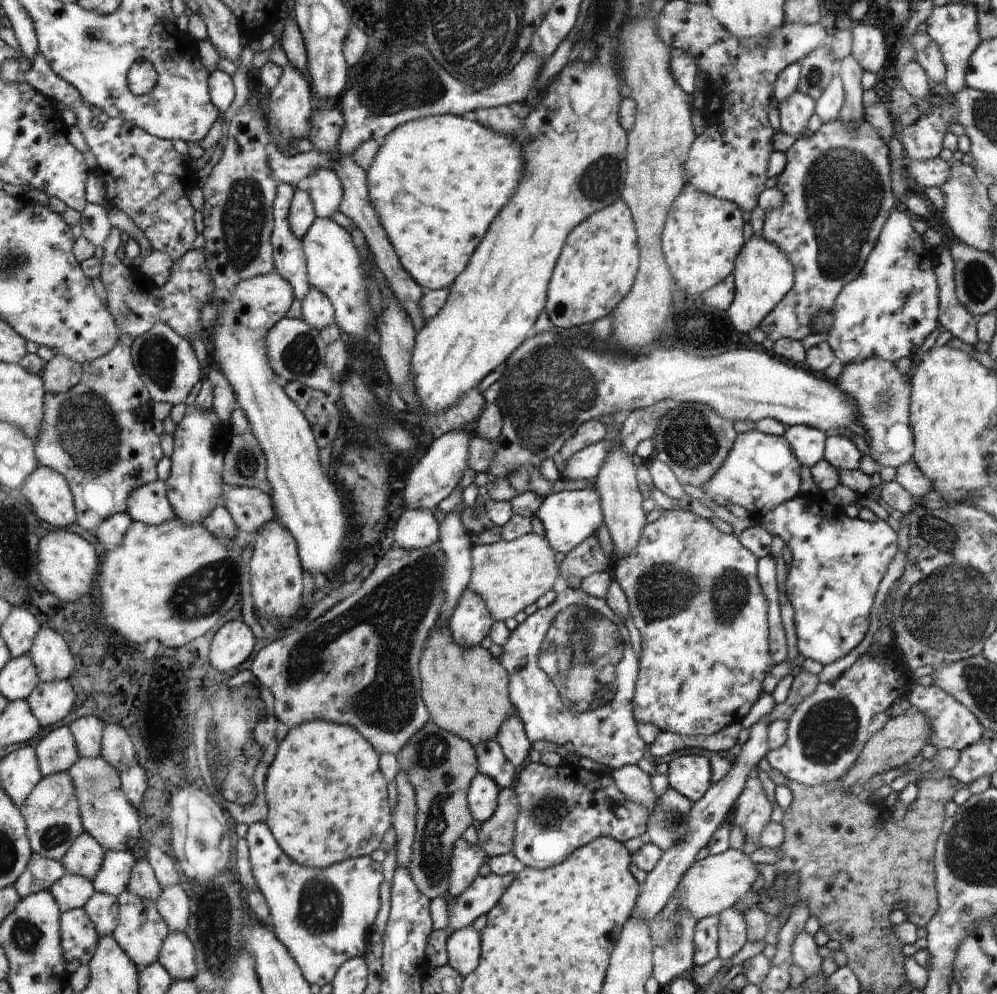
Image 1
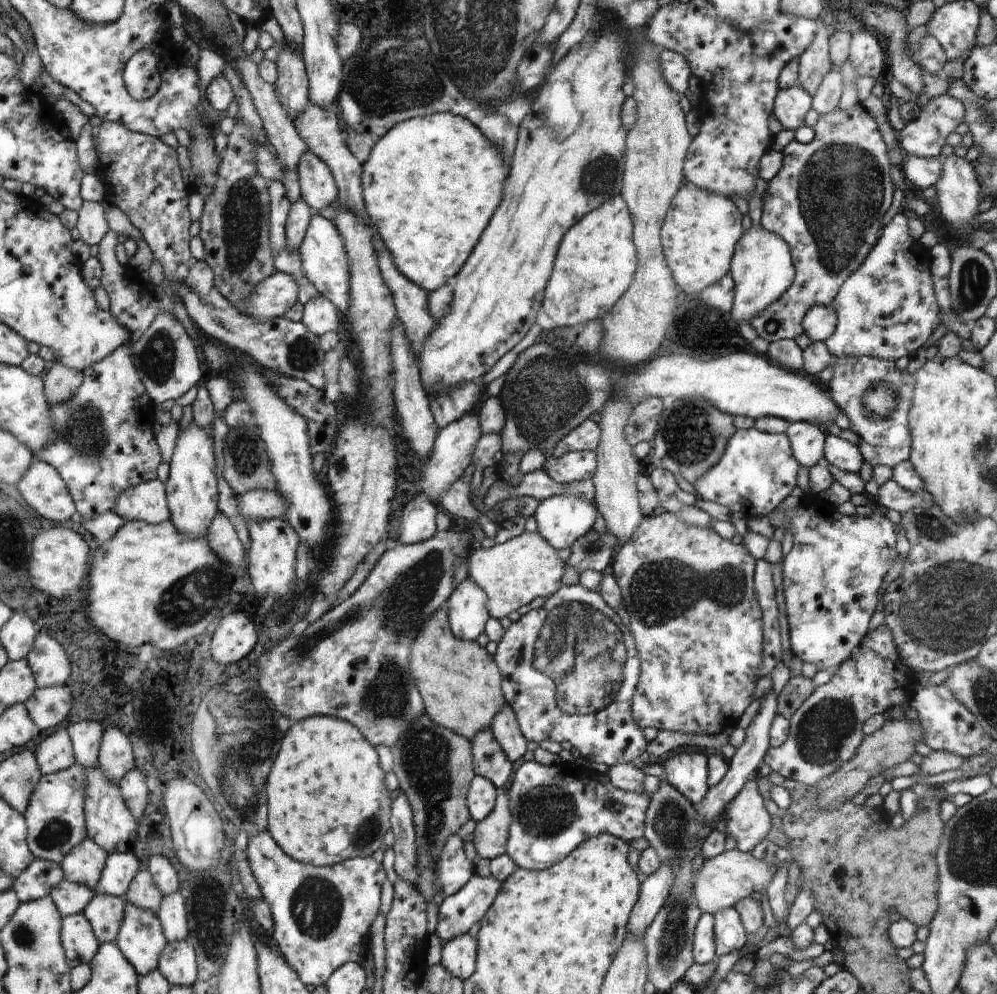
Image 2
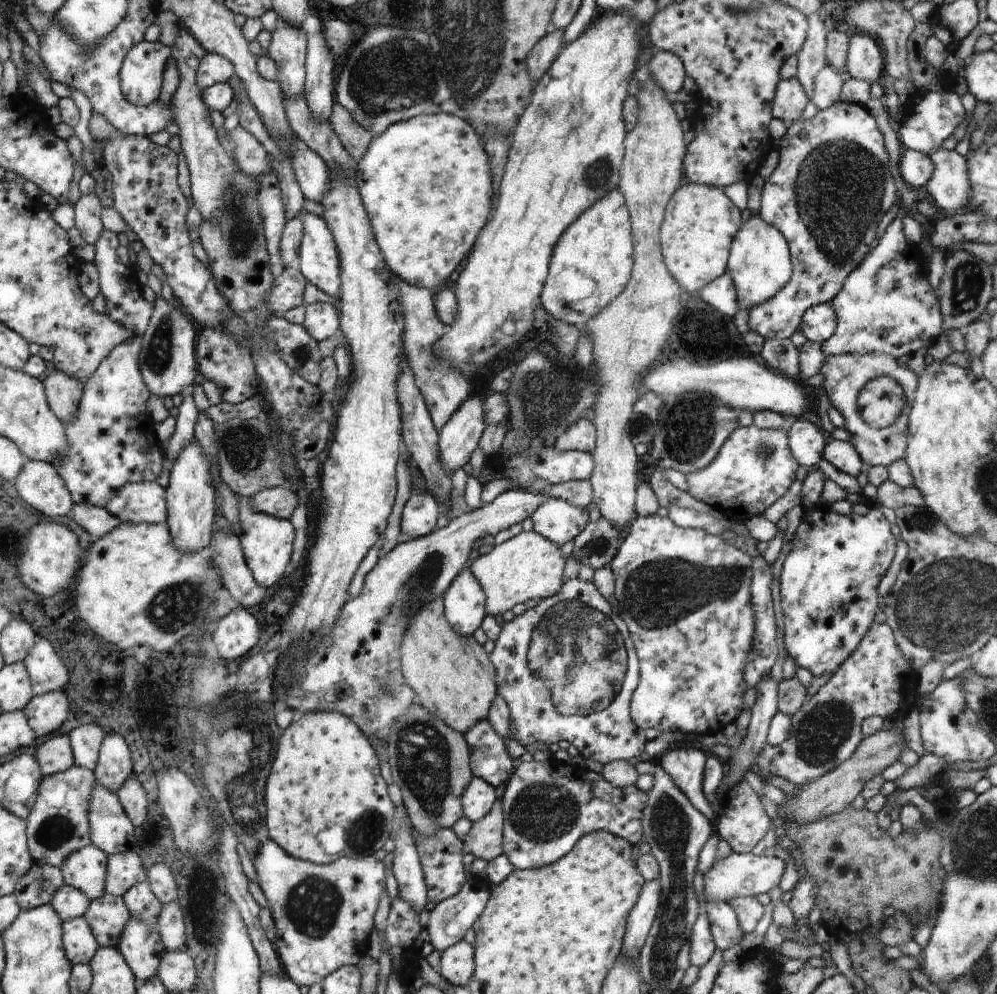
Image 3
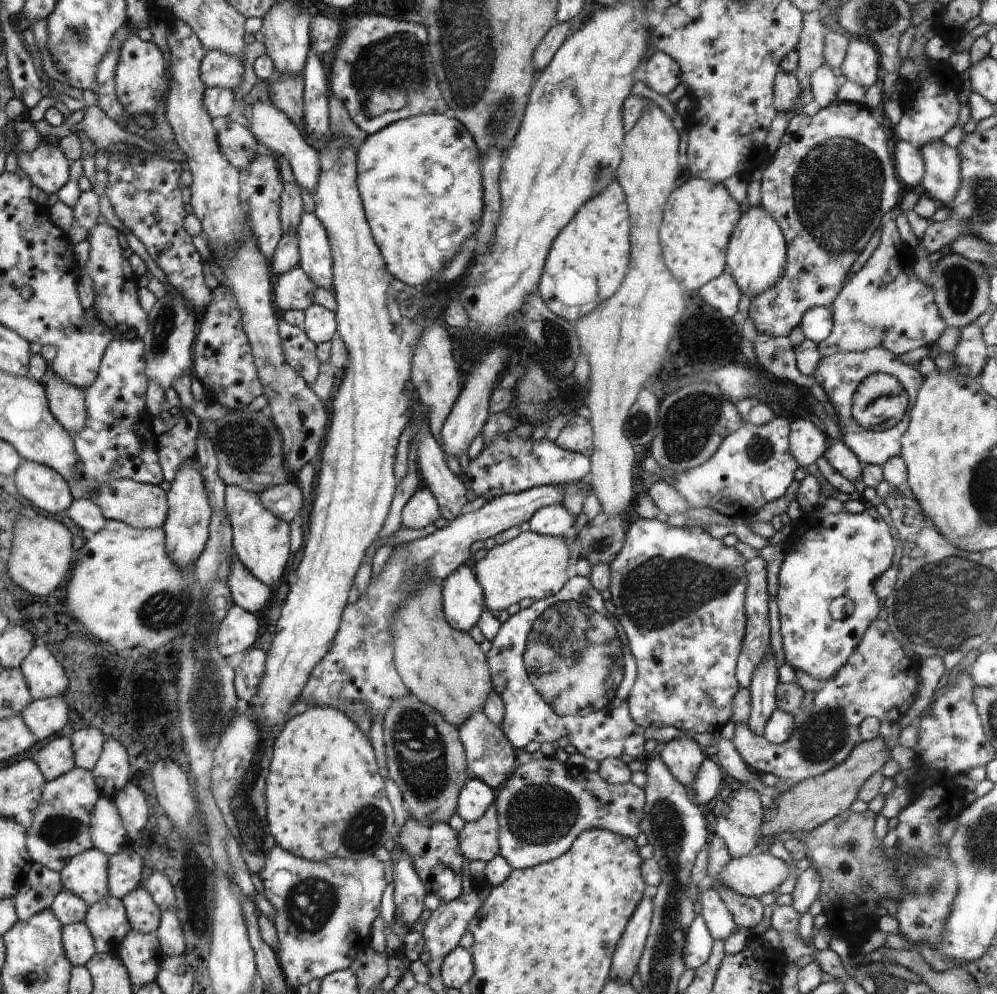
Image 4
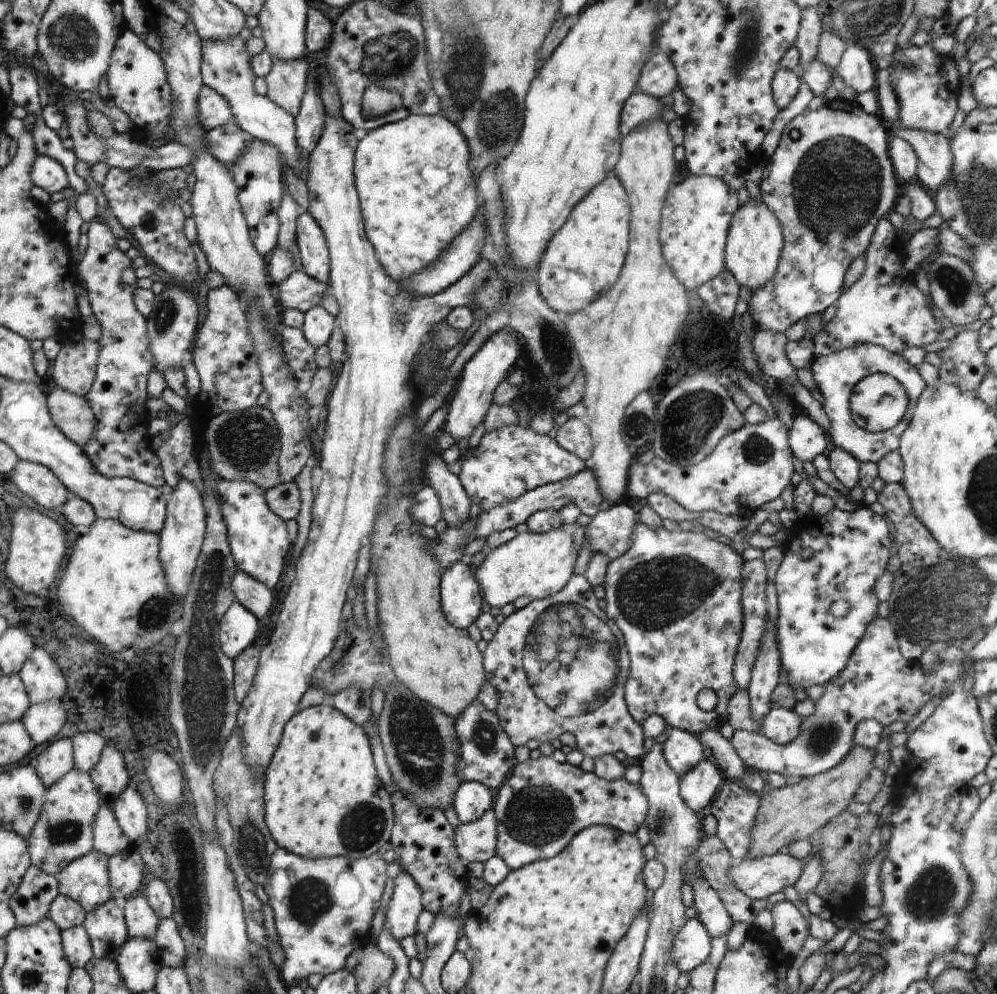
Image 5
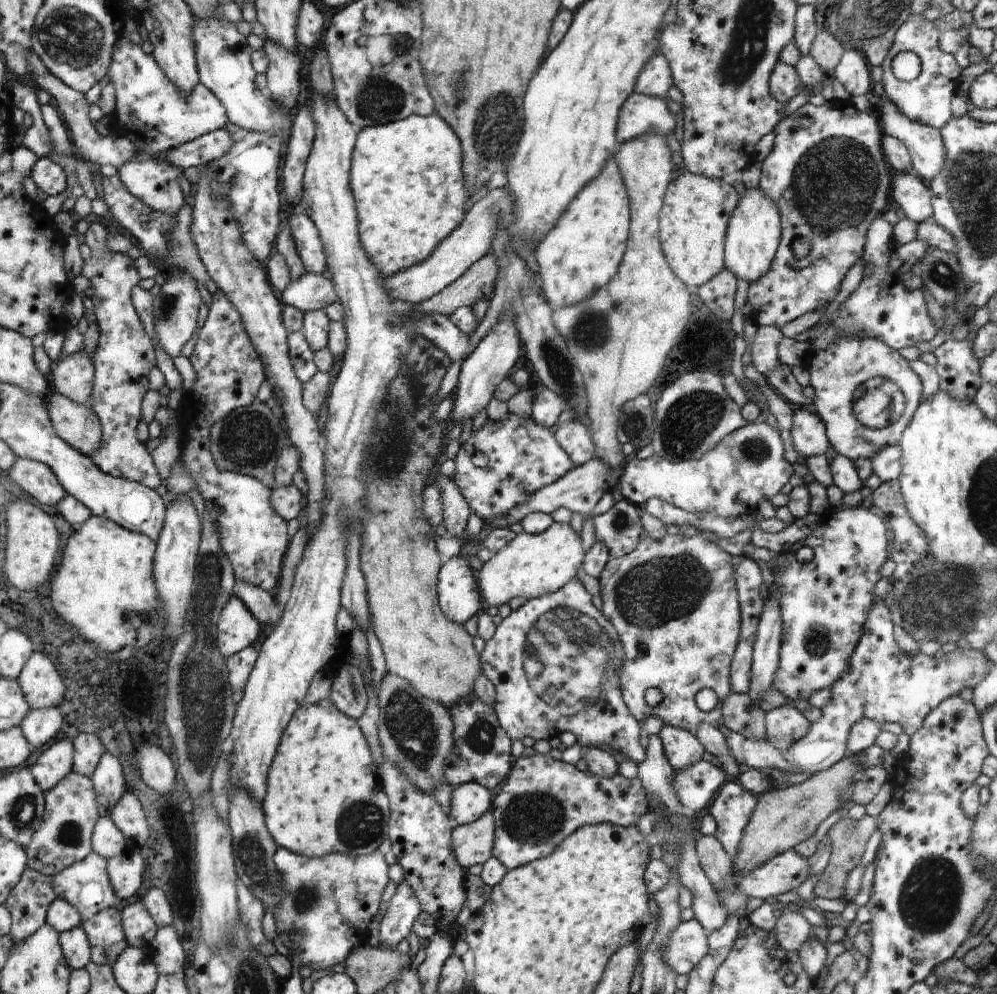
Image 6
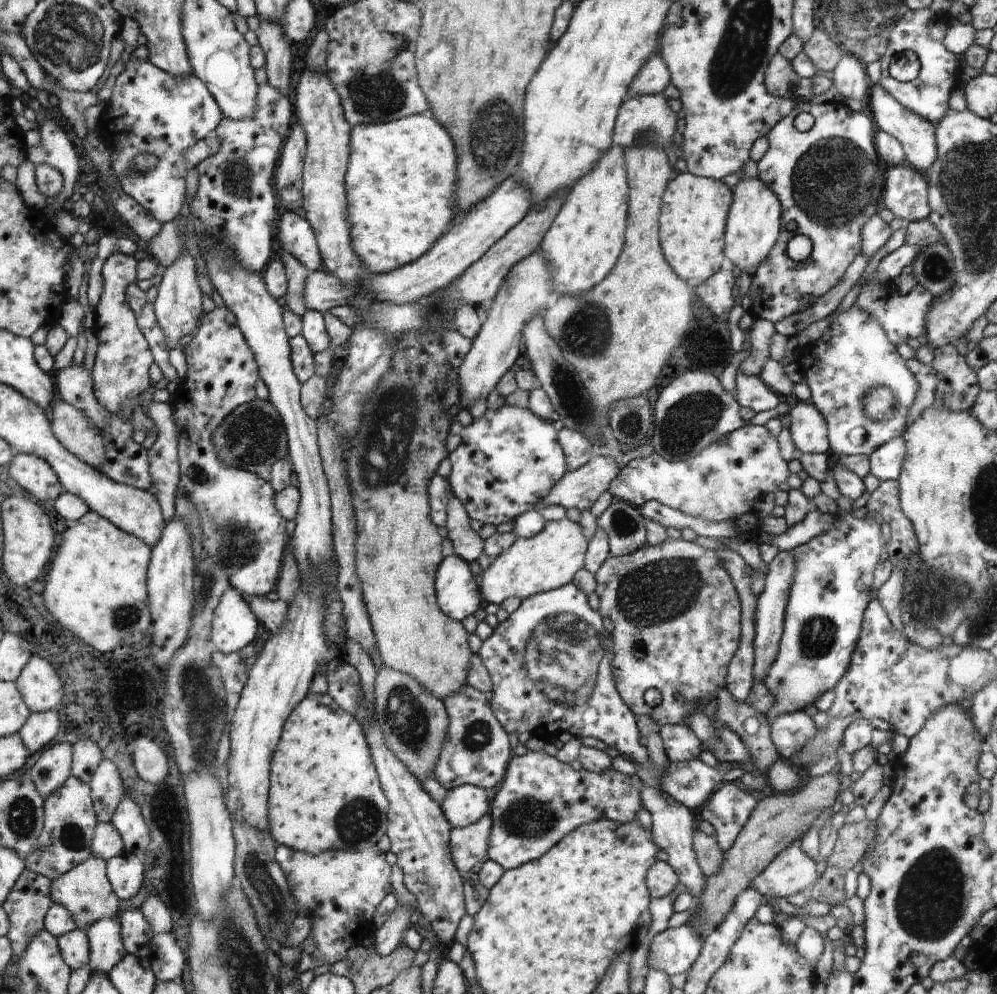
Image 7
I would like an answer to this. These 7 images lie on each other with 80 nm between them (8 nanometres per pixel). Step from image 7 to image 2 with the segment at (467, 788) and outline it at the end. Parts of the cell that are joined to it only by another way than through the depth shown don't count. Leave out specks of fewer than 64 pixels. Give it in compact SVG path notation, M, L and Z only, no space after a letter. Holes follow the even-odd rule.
M475 775L466 797L470 819L482 822L494 810L496 796L499 796L494 785L491 780Z

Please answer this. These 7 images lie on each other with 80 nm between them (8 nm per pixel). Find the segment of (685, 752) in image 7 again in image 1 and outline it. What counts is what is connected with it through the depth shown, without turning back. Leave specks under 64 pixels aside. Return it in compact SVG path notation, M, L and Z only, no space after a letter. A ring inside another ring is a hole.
M686 755L668 763L669 786L695 803L711 787L711 764L706 756Z

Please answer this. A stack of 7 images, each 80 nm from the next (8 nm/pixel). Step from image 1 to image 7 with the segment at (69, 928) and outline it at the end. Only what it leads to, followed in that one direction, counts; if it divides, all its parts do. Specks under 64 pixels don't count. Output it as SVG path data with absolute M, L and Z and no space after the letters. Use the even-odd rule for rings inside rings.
M78 928L58 937L63 959L73 969L81 969L90 963L91 945L89 936Z

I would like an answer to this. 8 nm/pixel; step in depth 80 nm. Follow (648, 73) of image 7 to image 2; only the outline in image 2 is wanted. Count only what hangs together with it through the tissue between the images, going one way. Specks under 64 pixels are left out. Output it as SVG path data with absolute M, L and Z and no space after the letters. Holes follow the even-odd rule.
M664 49L658 55L659 66L663 72L667 85L678 95L688 90L690 82L690 65L685 56L680 53Z

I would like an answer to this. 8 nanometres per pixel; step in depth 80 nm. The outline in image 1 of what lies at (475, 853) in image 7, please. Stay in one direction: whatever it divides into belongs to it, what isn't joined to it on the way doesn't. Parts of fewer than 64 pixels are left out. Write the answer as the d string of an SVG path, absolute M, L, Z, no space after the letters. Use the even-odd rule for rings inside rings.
M514 786L505 788L499 794L499 808L495 814L480 825L477 830L480 848L489 857L497 857L511 852L514 846L515 824L519 816L519 804Z

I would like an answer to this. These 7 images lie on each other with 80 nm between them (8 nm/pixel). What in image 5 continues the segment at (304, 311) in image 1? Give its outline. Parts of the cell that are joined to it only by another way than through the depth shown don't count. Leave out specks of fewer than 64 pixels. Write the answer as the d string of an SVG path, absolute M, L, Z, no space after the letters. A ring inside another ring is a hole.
M316 305L305 312L301 326L308 342L315 346L326 345L330 342L338 320L321 305Z

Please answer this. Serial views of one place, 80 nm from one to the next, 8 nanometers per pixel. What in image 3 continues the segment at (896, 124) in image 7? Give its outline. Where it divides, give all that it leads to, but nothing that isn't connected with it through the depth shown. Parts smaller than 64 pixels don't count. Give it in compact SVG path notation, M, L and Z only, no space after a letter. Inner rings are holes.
M938 147L929 154L933 169L923 191L944 212L956 212L968 204L970 181L964 156Z

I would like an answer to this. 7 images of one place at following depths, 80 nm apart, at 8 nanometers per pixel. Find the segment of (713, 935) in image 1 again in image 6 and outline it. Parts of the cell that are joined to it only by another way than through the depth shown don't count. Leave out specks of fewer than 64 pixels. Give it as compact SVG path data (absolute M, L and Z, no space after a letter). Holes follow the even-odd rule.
M698 920L681 922L670 931L663 948L664 962L678 975L689 972L707 955L708 933Z

